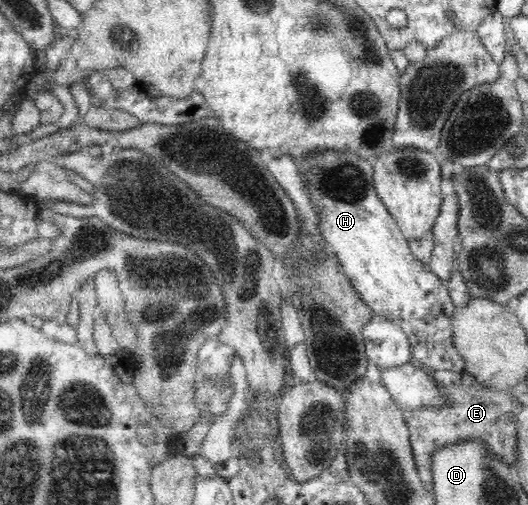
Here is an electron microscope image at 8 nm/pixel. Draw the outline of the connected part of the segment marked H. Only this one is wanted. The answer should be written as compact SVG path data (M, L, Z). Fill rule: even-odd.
M321 150L293 159L314 211L320 211L319 230L338 258L342 272L373 313L397 323L410 341L412 363L447 371L461 371L465 362L452 343L450 326L456 305L443 281L415 260L390 211L374 186L374 165L347 150Z

